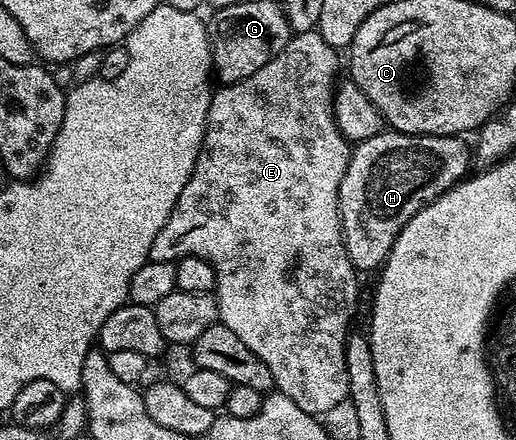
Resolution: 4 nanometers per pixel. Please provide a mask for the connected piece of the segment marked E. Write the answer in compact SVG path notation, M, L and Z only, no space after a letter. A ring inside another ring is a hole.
M311 30L305 34L298 34L288 39L286 48L282 48L282 52L278 52L278 56L274 56L266 64L262 64L262 68L258 68L258 72L254 72L254 76L246 76L237 82L229 82L221 85L220 91L211 95L208 104L208 123L204 129L204 139L202 140L202 148L198 160L194 164L194 172L190 176L190 180L186 180L186 188L182 188L182 196L178 196L178 200L174 204L174 208L170 212L170 216L166 220L166 224L162 224L162 232L158 232L158 236L154 236L154 244L150 244L149 259L154 262L176 262L193 254L202 260L209 262L214 268L214 276L216 277L216 307L220 313L219 325L230 328L230 332L234 332L234 336L238 336L238 340L242 340L242 344L246 344L246 348L250 348L250 352L254 352L254 356L258 356L258 360L262 360L262 364L266 364L266 368L270 368L270 376L272 377L272 385L279 393L290 396L290 400L294 400L294 404L298 404L298 408L302 408L302 412L313 416L323 416L329 412L340 401L347 399L348 381L346 380L346 340L350 333L348 325L352 322L352 313L356 310L356 297L359 296L360 290L356 287L356 277L358 271L353 266L350 256L346 252L346 244L344 243L344 228L340 225L340 185L342 184L342 176L348 167L348 155L350 153L350 143L342 136L342 132L338 132L338 124L334 120L334 108L332 107L332 96L336 92L338 85L338 77L336 73L342 70L342 58L338 55L337 47L326 44L326 40L322 40L322 36L316 30Z

